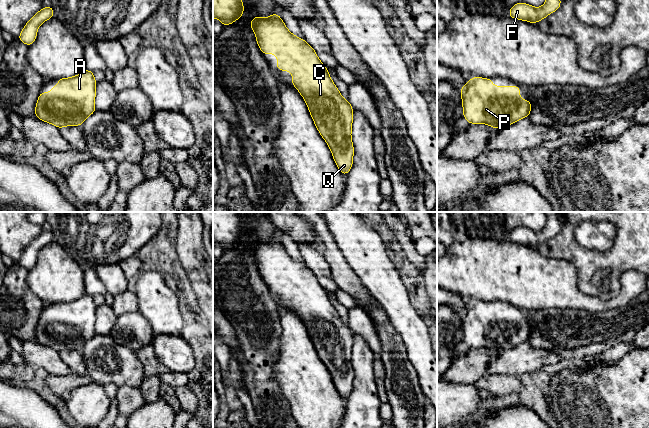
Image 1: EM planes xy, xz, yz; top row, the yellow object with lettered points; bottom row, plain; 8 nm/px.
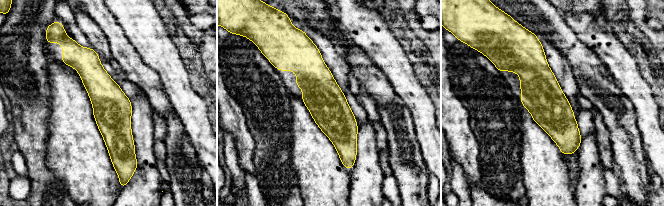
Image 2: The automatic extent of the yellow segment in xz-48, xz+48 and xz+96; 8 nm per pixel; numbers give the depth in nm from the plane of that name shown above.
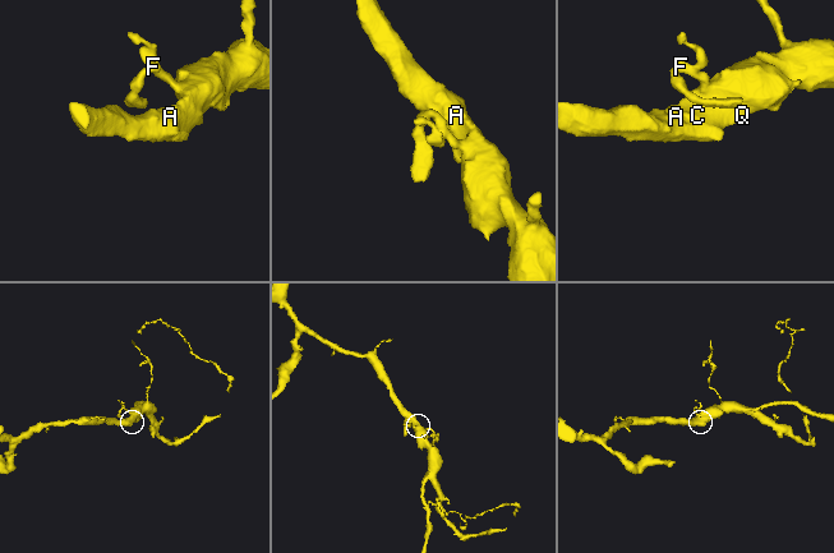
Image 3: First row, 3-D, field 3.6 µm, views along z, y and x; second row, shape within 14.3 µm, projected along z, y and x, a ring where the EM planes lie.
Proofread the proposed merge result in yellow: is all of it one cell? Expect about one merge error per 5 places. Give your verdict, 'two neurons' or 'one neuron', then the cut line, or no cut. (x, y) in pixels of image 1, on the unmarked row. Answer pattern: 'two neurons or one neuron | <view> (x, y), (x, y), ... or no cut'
one neuron | no cut

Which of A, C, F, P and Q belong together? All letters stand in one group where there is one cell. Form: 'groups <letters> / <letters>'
groups A C F P Q

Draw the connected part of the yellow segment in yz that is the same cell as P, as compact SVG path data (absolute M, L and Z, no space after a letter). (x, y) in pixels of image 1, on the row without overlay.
M473 301L461 313L463 342L494 353L529 342L531 324L520 323L520 310L493 310L492 302Z

